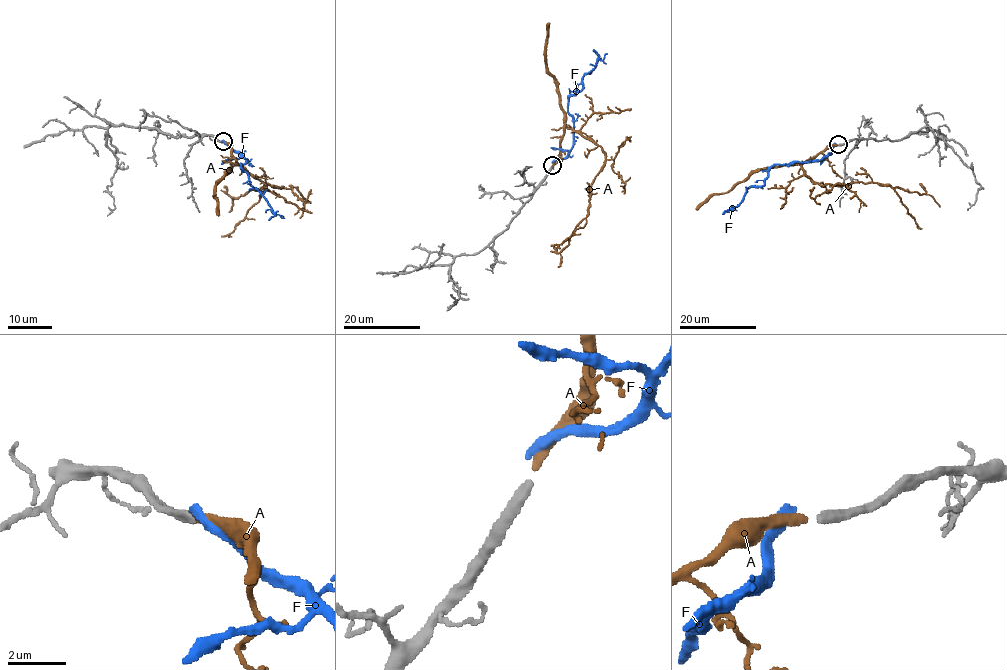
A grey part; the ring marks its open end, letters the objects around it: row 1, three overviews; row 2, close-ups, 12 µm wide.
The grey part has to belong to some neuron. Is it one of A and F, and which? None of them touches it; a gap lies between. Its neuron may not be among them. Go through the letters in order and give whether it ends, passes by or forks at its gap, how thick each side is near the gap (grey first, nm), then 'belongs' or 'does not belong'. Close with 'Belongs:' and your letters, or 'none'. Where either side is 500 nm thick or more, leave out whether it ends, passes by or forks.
A: it ends there; 320 nm thick on the grey side, 280 nm on the other; belongs
F: it ends there; 320 nm thick on the grey side, 320 nm on the other; does not belong
Belongs: A

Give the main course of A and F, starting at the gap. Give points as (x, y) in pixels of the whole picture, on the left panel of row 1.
A: (223, 142), (258, 179), (283, 187), (262, 187), (246, 216), (221, 236)
F: (223, 141), (246, 160), (240, 164), (274, 215), (269, 220)

